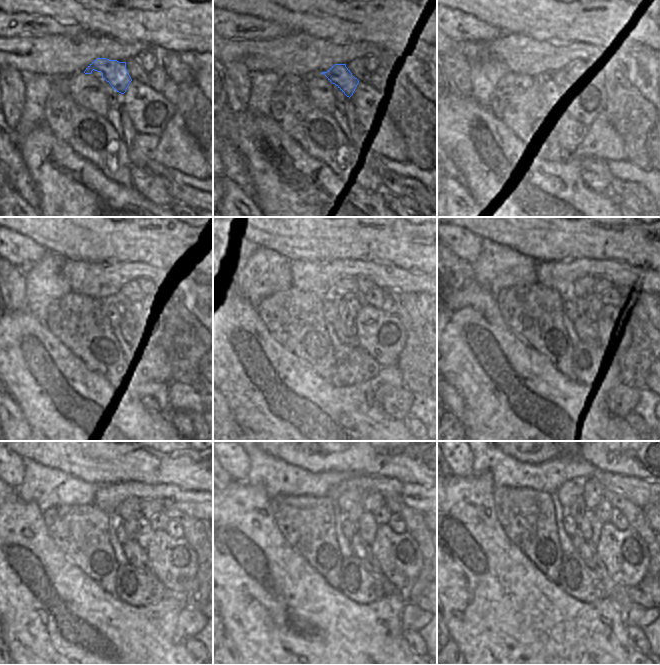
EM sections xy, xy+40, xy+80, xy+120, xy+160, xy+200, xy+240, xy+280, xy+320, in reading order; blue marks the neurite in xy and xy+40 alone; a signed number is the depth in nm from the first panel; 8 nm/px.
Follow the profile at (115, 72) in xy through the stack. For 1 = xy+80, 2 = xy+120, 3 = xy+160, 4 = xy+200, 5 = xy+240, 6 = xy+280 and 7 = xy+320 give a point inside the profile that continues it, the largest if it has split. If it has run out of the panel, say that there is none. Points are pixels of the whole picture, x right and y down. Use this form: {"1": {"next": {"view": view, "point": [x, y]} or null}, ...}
{"1": {"next": {"view": "xy+80", "point": [572, 83]}}, "2": {"next": {"view": "xy+120", "point": [125, 306]}}, "3": {"next": {"view": "xy+160", "point": [353, 305]}}, "4": {"next": {"view": "xy+200", "point": [590, 306]}}, "5": {"next": {"view": "xy+240", "point": [141, 530]}}, "6": {"next": {"view": "xy+280", "point": [366, 527]}}, "7": {"next": {"view": "xy+320", "point": [590, 527]}}}

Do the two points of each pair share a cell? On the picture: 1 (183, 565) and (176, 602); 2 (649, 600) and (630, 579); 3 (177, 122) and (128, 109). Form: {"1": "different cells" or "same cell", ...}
{"1": "different cells", "2": "different cells", "3": "same cell"}

